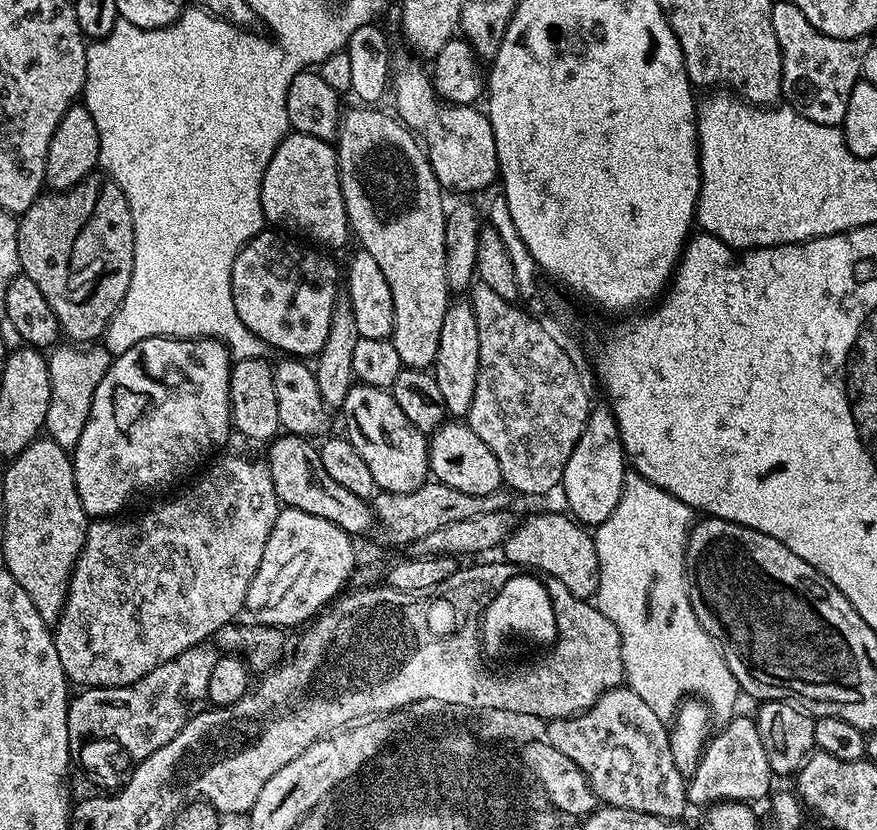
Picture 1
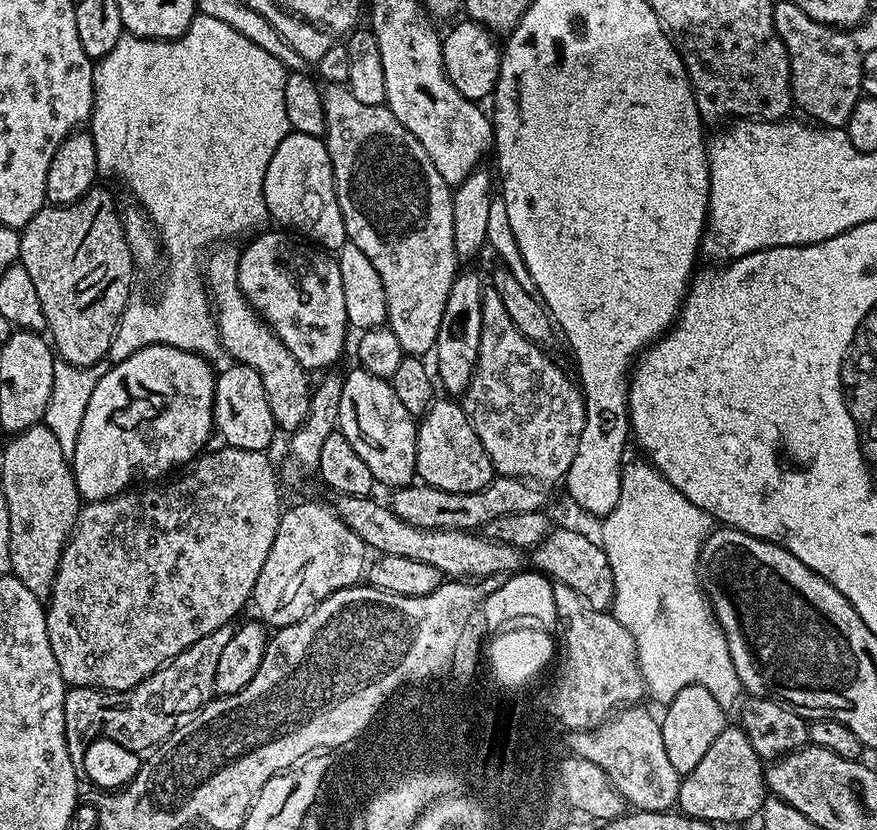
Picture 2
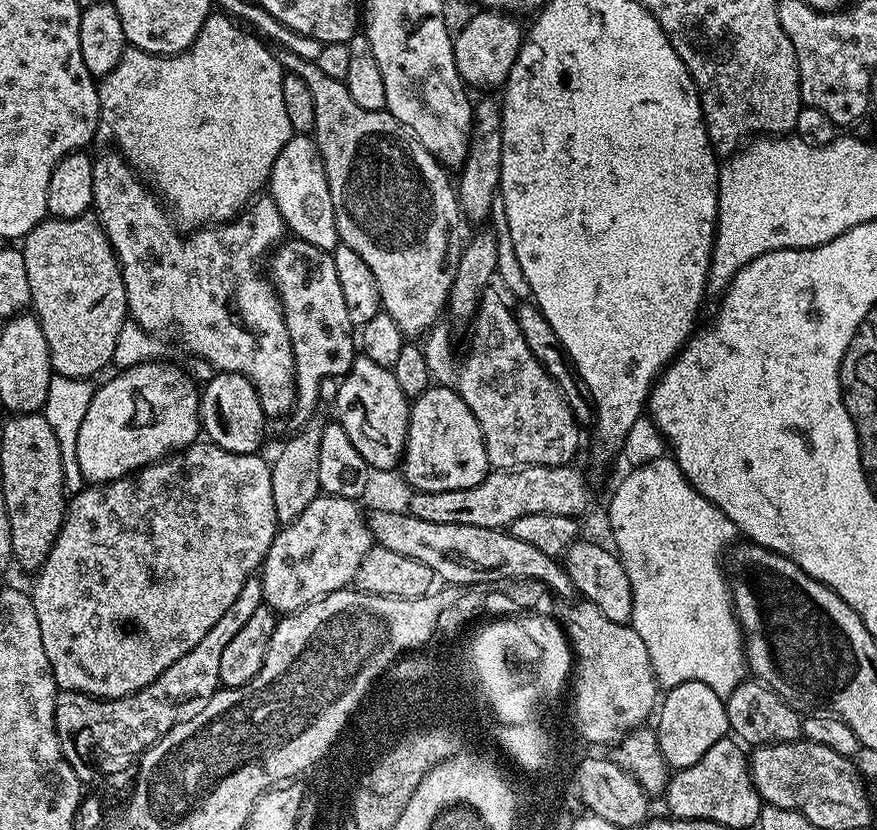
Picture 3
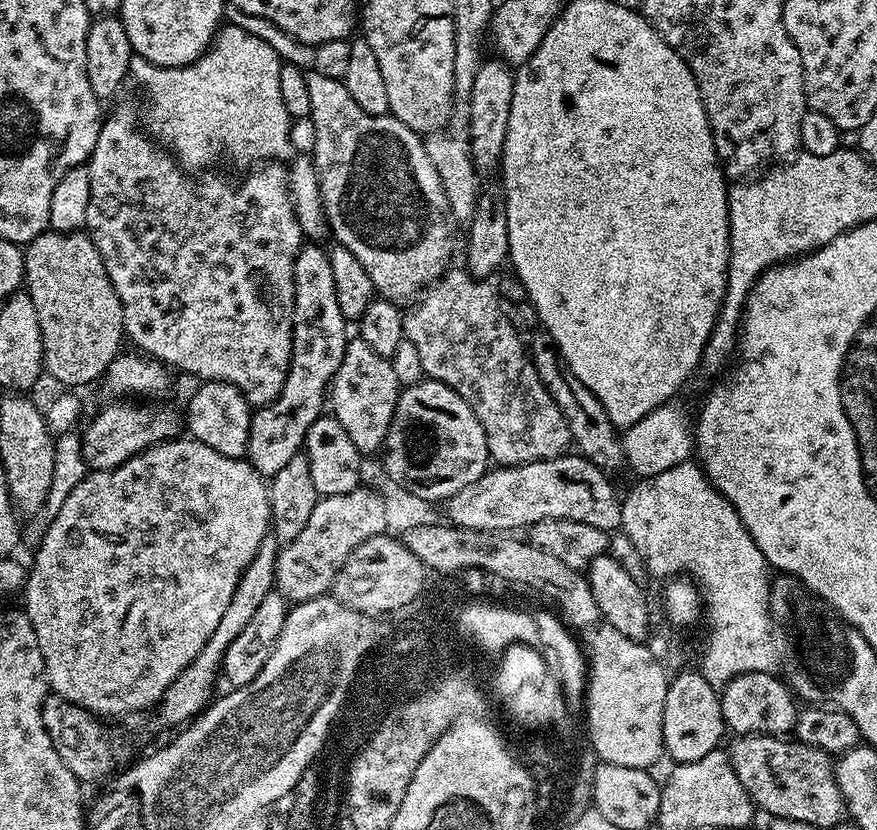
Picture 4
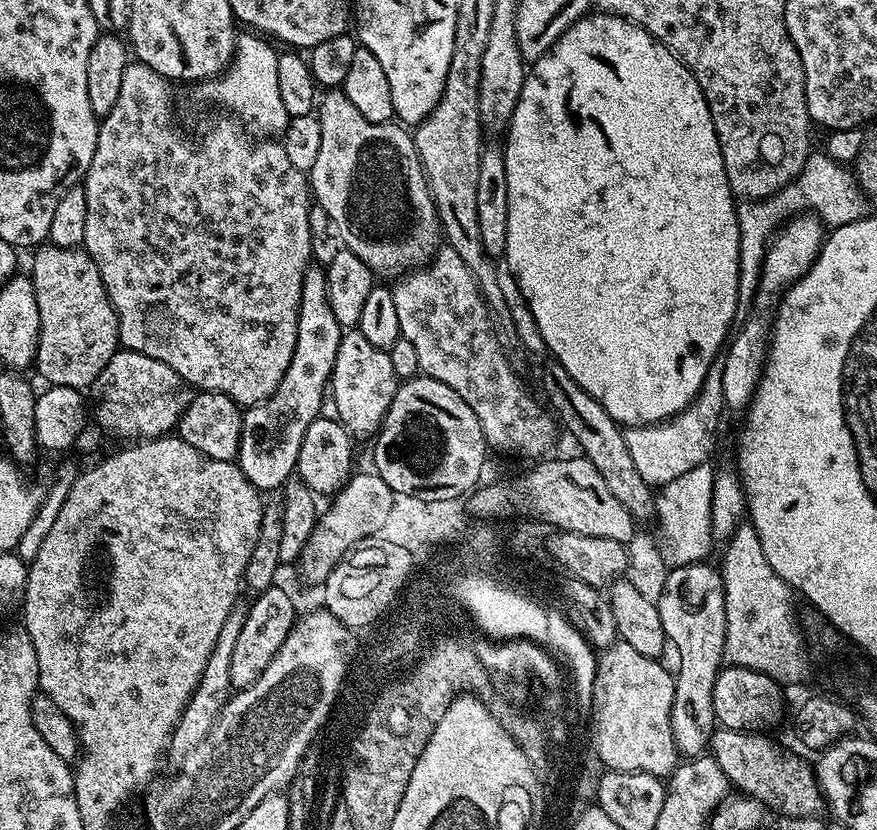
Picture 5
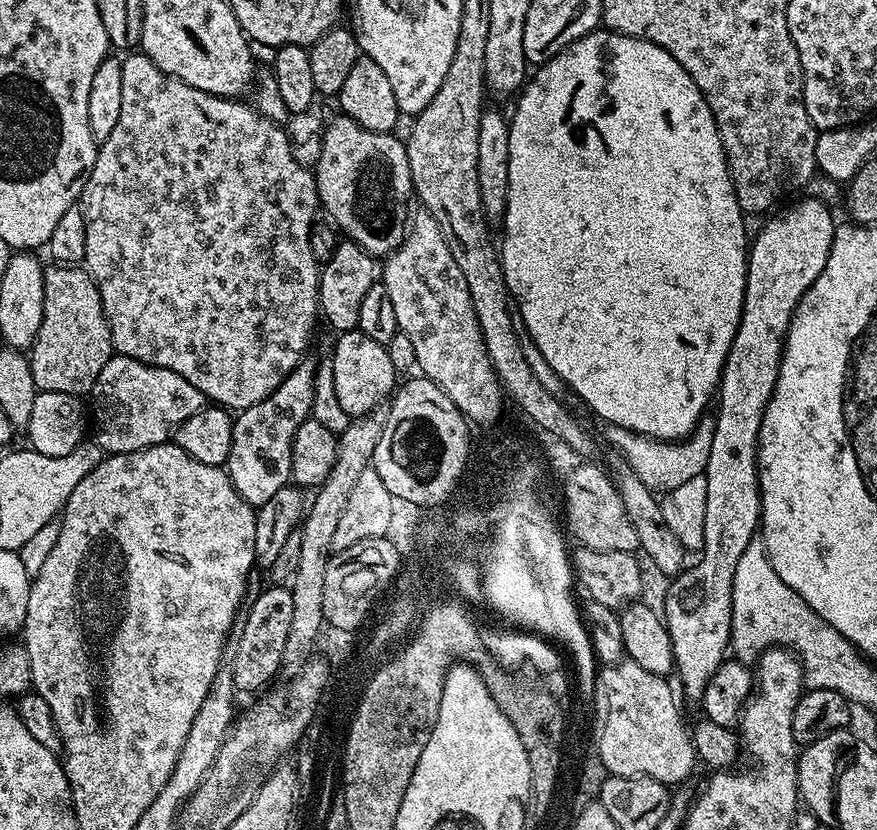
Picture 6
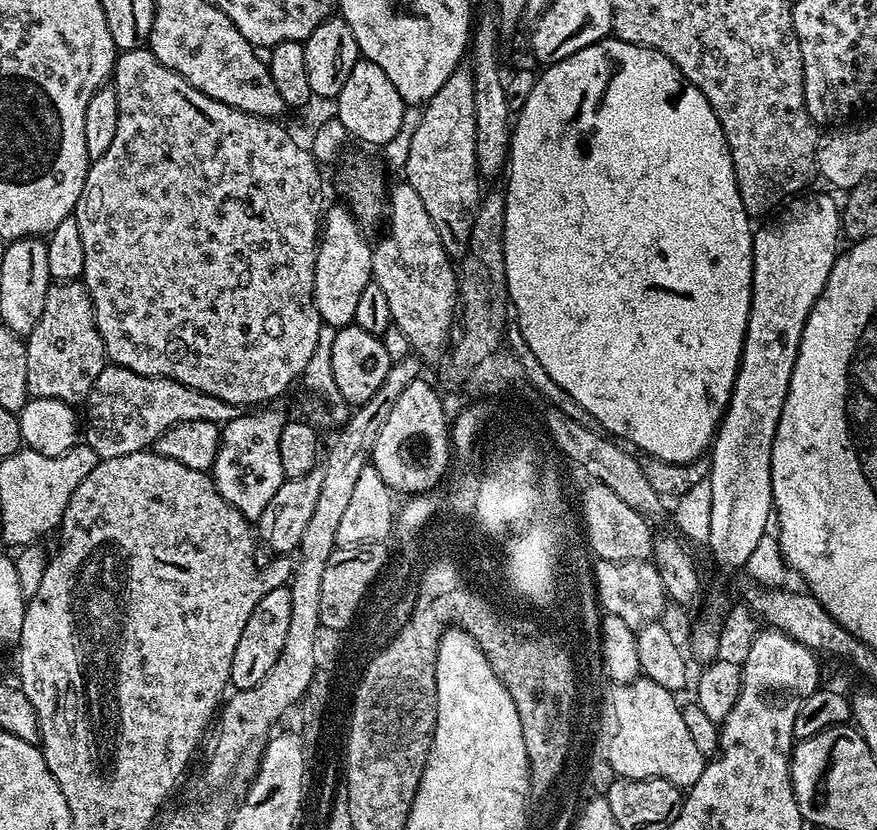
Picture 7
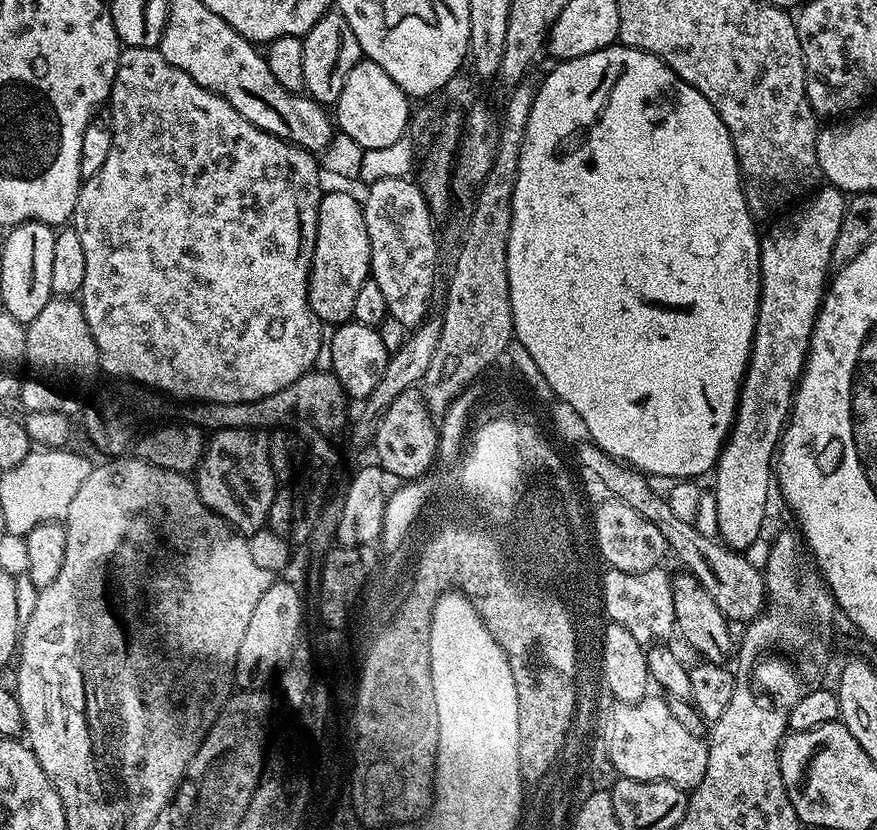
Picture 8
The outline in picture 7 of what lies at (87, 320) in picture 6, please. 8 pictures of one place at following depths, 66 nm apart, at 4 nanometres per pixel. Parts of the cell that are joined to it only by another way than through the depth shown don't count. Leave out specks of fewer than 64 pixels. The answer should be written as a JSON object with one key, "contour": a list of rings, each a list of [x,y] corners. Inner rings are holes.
{"contour":[[[80,280],[53,283],[46,294],[42,318],[27,336],[26,343],[29,397],[61,399],[73,406],[88,399],[94,378],[102,374],[106,357],[87,286]]]}

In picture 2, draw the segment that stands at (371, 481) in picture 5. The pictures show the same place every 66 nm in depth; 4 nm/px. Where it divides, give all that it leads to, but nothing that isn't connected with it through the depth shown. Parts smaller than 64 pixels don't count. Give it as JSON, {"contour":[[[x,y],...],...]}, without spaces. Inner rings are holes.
{"contour":[[[296,504],[289,512],[287,509],[281,515],[274,546],[270,546],[266,566],[262,566],[252,591],[251,603],[254,608],[256,604],[256,612],[261,616],[257,617],[273,629],[284,628],[301,620],[330,594],[359,585],[360,575],[366,572],[364,552],[362,538],[346,526],[335,507]]]}

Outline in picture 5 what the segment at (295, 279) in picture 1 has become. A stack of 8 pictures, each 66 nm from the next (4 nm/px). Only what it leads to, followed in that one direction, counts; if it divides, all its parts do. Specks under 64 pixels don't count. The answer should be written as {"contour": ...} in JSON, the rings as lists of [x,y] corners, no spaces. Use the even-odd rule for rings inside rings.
{"contour":[[[309,266],[302,278],[302,298],[298,314],[298,338],[294,346],[294,358],[278,382],[278,390],[262,406],[248,406],[243,409],[240,449],[235,458],[242,474],[261,493],[267,494],[271,488],[283,489],[293,479],[298,450],[302,448],[302,438],[310,422],[321,415],[320,408],[326,404],[326,393],[330,388],[334,358],[338,358],[338,346],[342,329],[334,310],[330,310],[330,298],[326,294],[327,271],[323,267]]]}

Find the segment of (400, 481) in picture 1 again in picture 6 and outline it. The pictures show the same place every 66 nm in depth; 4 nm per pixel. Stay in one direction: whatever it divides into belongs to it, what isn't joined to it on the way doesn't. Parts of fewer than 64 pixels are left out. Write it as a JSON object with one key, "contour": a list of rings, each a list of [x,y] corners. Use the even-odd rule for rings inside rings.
{"contour":[[[359,330],[341,332],[335,339],[336,349],[332,352],[332,392],[336,395],[336,404],[345,412],[345,417],[365,416],[374,406],[387,401],[397,387],[398,373],[396,367],[394,362],[390,362],[390,354],[387,347],[374,342],[374,338],[366,338],[366,334],[362,334]]]}

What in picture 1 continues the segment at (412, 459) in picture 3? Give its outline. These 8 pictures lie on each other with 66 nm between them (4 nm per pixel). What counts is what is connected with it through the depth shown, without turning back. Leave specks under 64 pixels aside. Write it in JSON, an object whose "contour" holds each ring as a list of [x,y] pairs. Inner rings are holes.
{"contour":[[[446,422],[437,432],[431,433],[428,466],[439,483],[454,486],[454,490],[462,490],[462,494],[489,496],[491,492],[501,491],[504,484],[502,470],[498,470],[498,458],[490,454],[490,446],[486,446],[486,442],[482,442],[464,422]]]}

